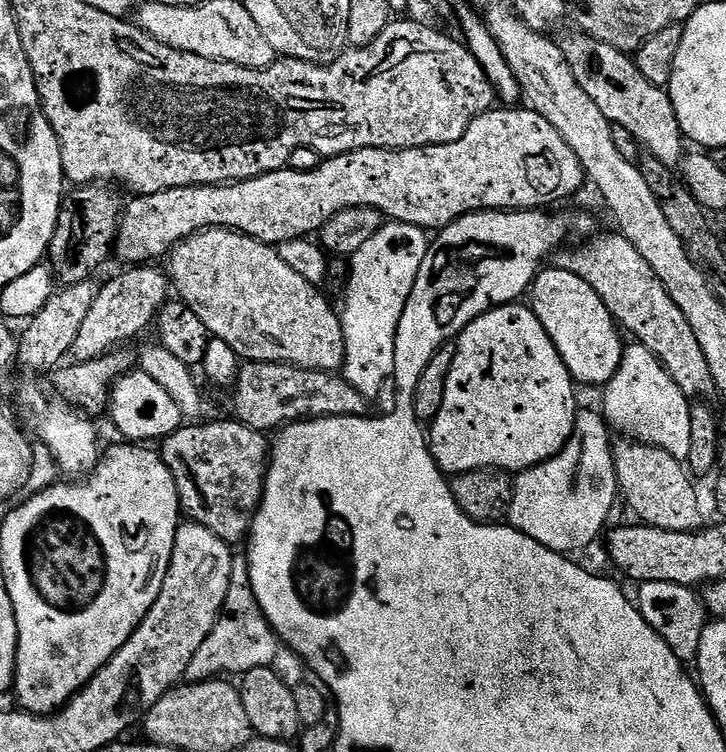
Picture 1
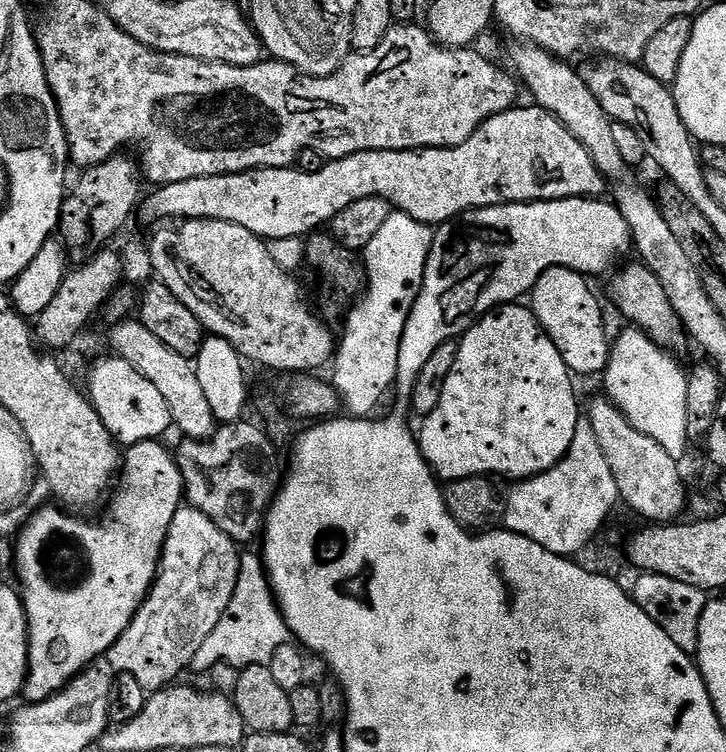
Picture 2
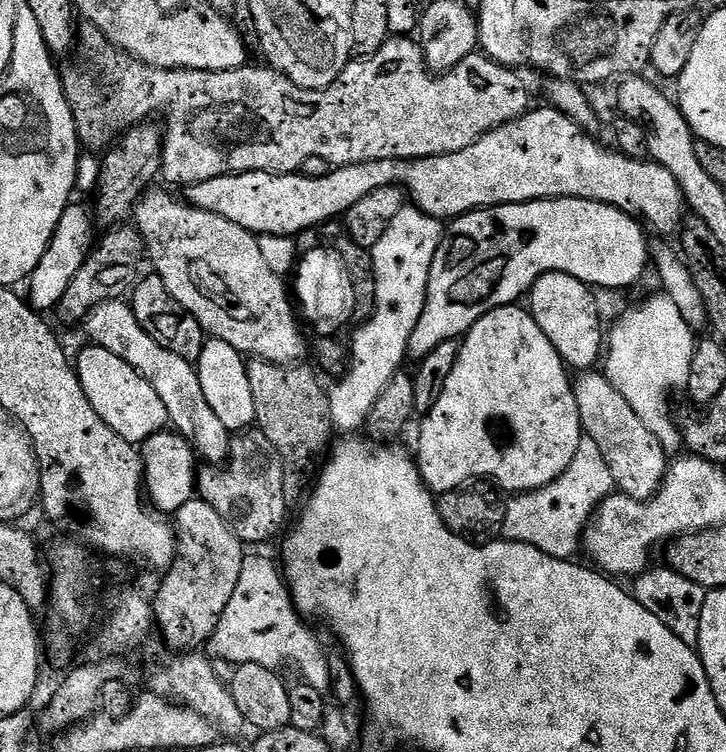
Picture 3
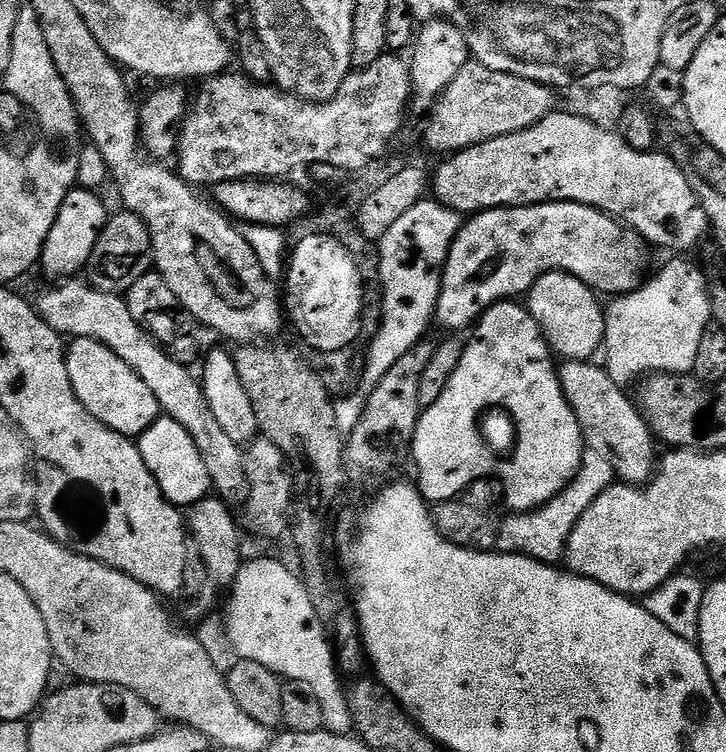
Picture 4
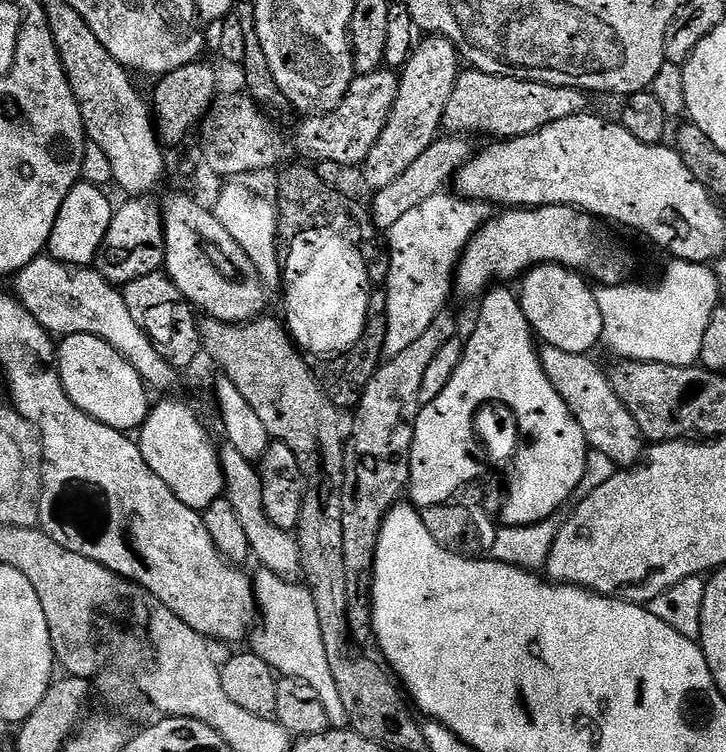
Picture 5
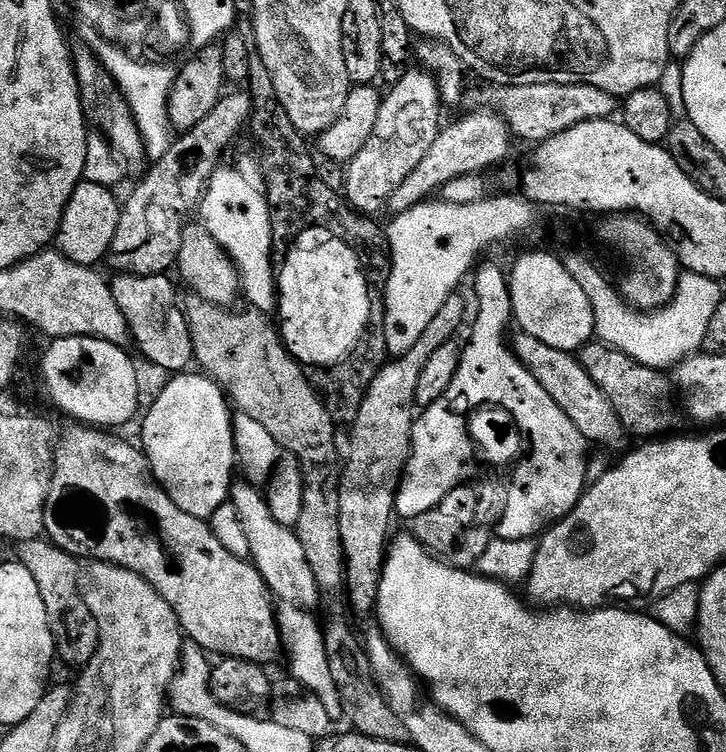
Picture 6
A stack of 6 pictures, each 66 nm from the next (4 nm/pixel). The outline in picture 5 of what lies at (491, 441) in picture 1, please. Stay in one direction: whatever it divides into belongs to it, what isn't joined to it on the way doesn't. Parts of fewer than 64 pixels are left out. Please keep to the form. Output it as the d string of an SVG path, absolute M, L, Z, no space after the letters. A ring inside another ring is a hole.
M508 286L494 287L483 293L484 301L472 328L472 337L467 337L462 362L458 362L450 386L446 386L434 402L419 409L413 430L406 496L417 509L423 510L449 503L459 488L469 487L468 476L476 480L468 416L472 416L476 400L496 396L496 400L508 400L508 404L520 412L520 424L526 437L524 449L520 452L520 464L516 464L512 492L502 500L503 523L530 526L551 519L572 495L577 495L586 474L590 449L582 434L582 426L578 426L566 402L562 402L558 390L550 386L550 380L542 370L538 344L520 306L519 295L513 289L511 292Z

